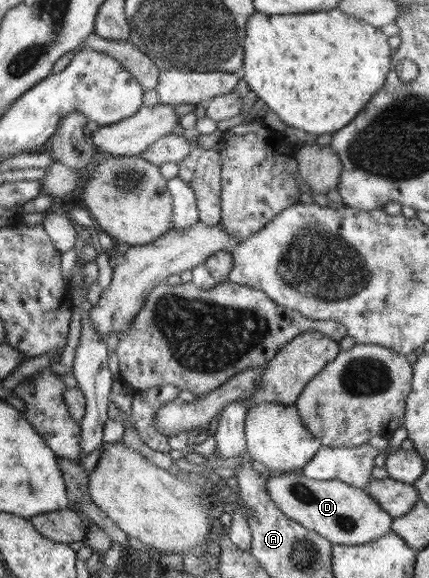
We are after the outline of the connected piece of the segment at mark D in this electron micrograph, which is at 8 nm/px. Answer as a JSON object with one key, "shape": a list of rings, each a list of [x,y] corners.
{"shape":[[[296,470],[272,474],[265,482],[269,496],[281,512],[327,538],[334,545],[369,544],[391,532],[394,517],[381,508],[365,488],[358,488],[341,480],[311,479]]]}

